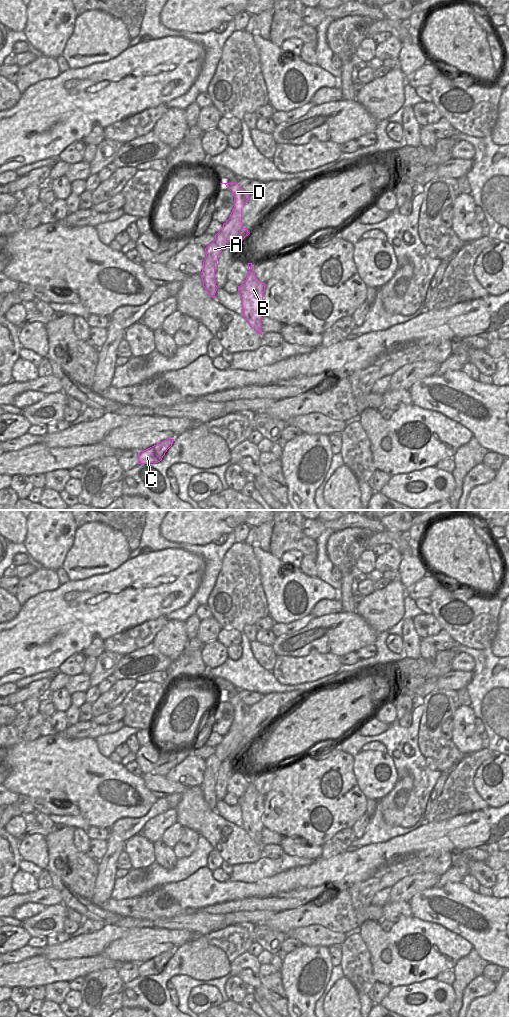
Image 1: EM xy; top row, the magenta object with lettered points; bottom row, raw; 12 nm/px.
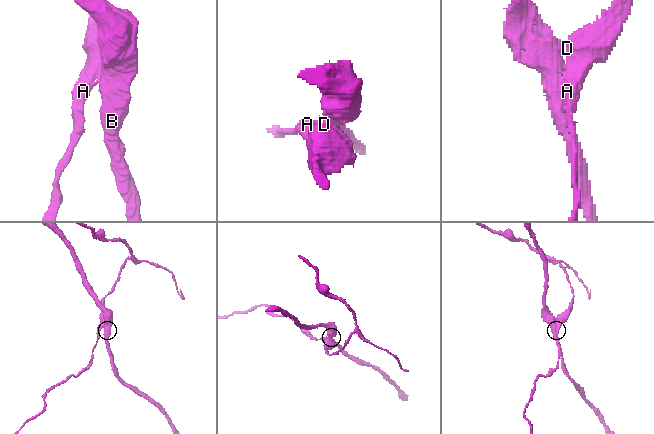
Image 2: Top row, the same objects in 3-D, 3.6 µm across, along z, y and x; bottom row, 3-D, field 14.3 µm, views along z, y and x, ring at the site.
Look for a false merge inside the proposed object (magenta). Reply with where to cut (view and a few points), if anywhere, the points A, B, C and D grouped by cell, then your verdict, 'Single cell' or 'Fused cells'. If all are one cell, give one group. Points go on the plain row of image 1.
Split along xy (243, 740), (235, 749). Groups: A C D / B. Fused cells.

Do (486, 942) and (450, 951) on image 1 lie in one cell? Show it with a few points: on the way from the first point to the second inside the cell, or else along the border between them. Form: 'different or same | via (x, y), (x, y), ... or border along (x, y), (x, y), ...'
different | border along (453, 932), (461, 935), (473, 947)

